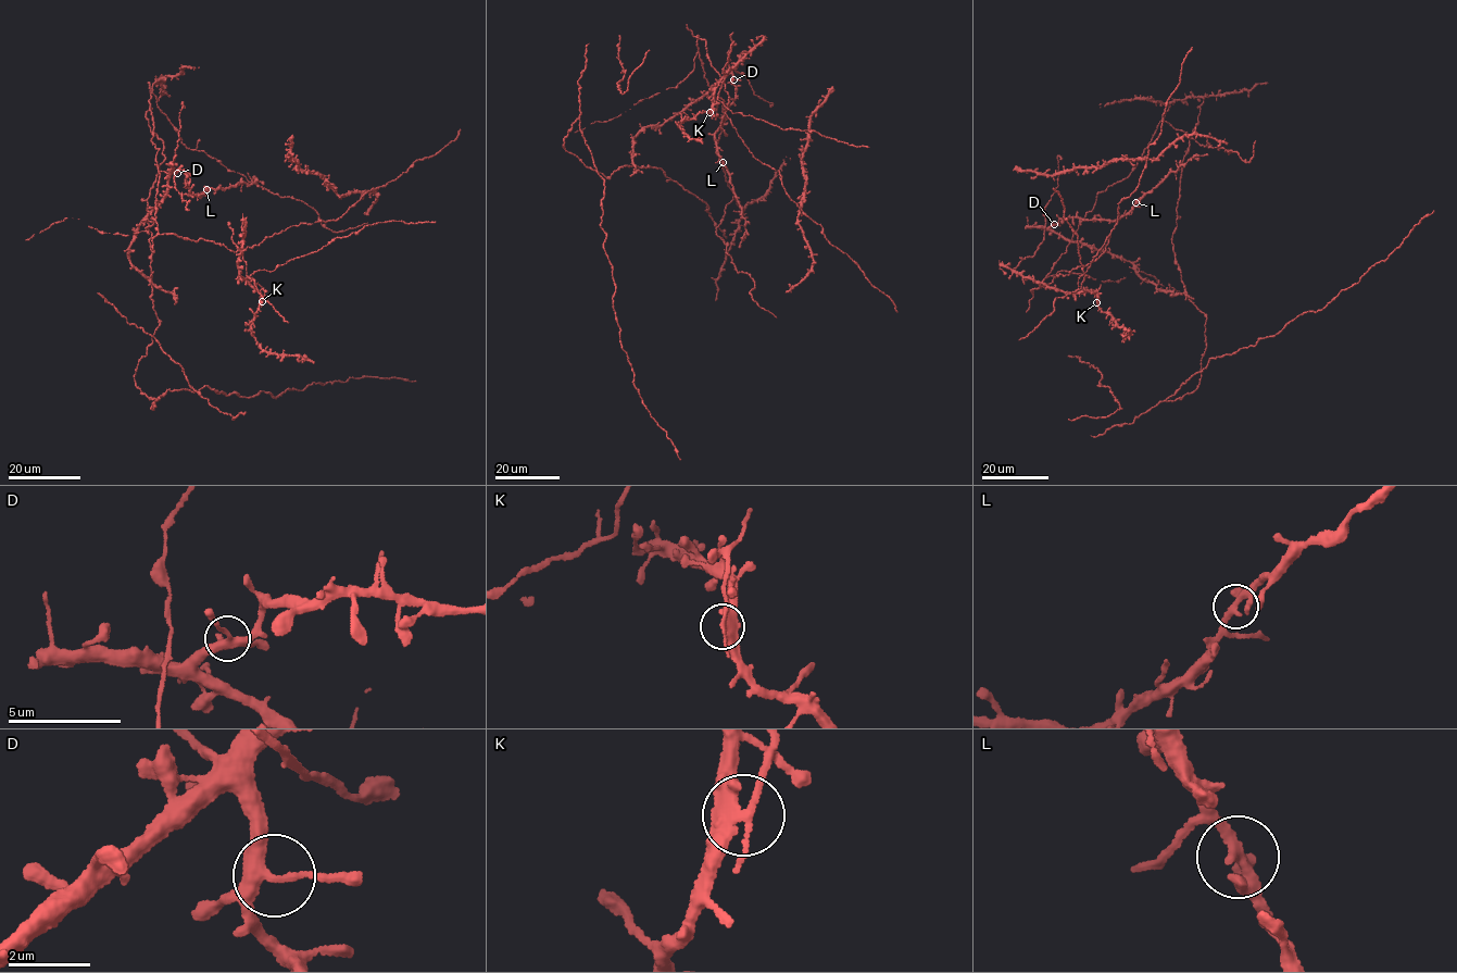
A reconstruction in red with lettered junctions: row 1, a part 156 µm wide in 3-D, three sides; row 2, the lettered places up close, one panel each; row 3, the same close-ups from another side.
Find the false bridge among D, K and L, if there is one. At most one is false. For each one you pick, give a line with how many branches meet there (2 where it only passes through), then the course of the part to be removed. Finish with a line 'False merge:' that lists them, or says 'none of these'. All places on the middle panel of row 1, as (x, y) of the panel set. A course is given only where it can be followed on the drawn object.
K: Branches: 4
False merge: K

